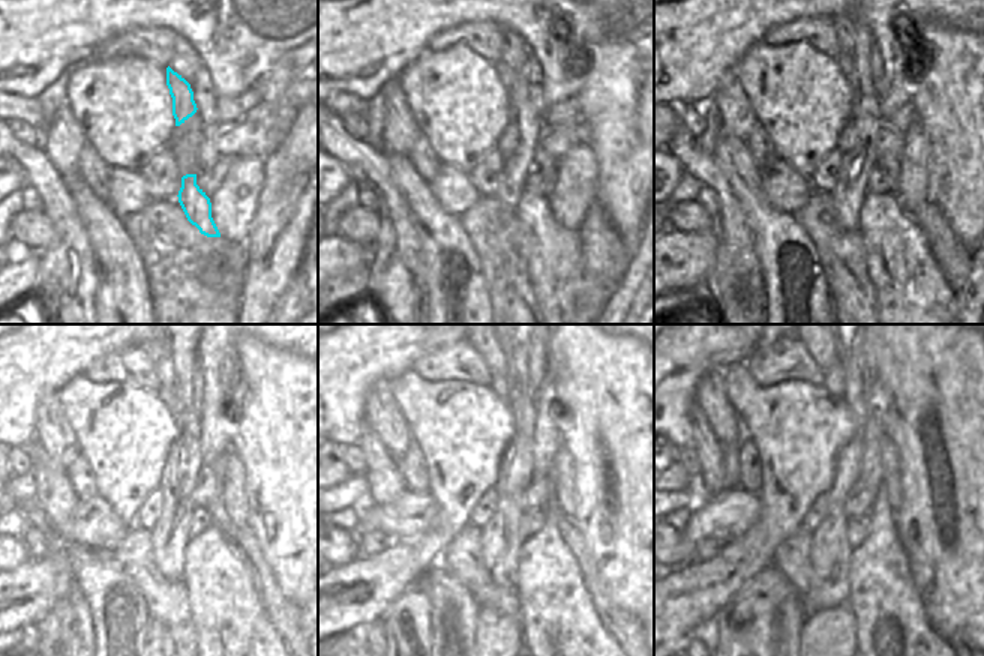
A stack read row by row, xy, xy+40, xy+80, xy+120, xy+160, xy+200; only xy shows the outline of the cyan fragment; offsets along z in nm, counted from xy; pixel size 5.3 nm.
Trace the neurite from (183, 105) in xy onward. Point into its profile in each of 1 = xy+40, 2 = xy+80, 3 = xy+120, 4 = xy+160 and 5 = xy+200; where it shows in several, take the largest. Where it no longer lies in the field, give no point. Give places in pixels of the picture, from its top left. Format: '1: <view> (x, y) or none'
1: xy+40 (509, 77)
2: xy+80 (846, 63)
3: xy+120 (170, 397)
4: xy+160 (500, 383)
5: xy+200 (833, 380)

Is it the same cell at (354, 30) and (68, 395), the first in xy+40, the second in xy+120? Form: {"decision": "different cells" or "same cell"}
{"decision": "different cells"}

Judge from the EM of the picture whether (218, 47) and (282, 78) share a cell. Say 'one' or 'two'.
two

